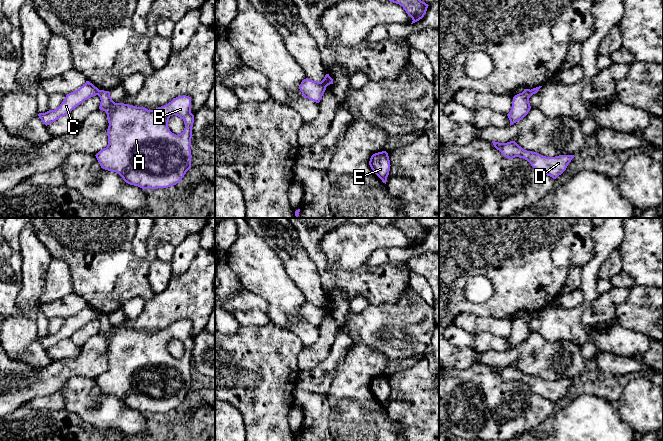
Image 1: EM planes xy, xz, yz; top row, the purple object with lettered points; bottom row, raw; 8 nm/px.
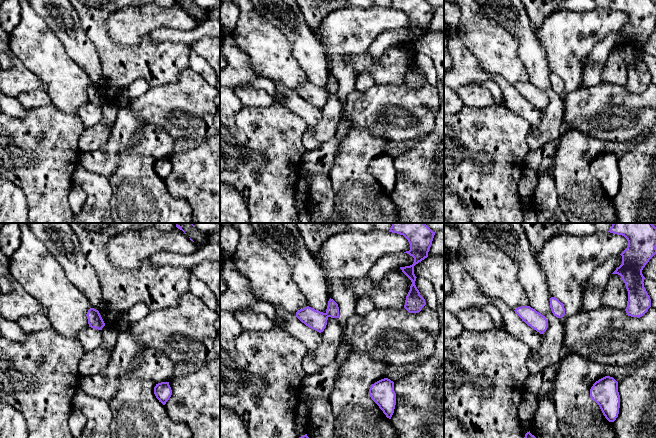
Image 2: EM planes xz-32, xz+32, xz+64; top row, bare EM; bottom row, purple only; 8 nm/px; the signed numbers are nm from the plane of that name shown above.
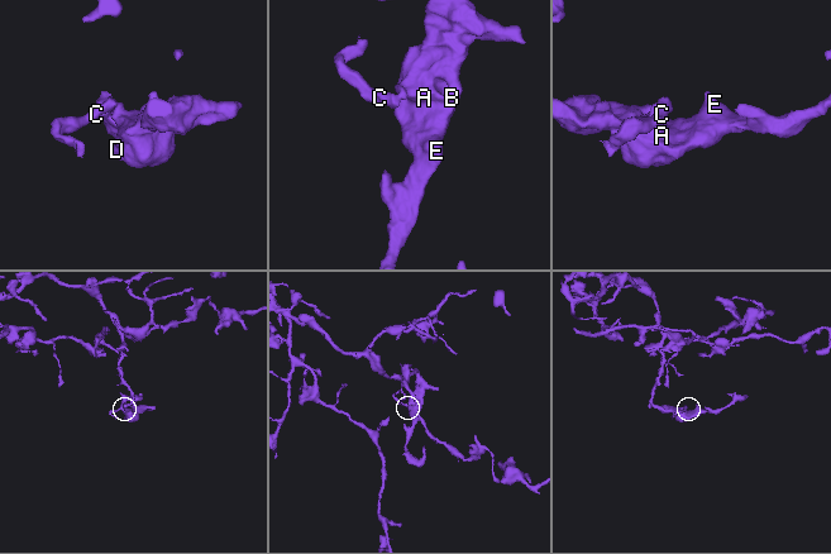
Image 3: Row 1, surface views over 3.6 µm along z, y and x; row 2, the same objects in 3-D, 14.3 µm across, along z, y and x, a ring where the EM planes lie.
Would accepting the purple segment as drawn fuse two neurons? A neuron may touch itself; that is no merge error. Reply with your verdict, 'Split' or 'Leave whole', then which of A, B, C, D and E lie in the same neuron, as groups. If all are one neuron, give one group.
Split. Groups: A B D E / C

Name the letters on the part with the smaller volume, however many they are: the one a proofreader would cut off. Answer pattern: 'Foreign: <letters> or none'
Foreign: C

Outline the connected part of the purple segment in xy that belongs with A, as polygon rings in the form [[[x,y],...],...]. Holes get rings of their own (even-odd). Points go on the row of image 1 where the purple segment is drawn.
[[[99,90],[98,96],[101,100],[99,109],[106,112],[109,123],[108,145],[95,155],[101,168],[118,173],[126,183],[138,186],[143,190],[168,188],[179,183],[191,168],[190,147],[194,123],[194,115],[191,113],[191,98],[186,95],[178,96],[164,106],[148,110],[145,107],[115,103],[109,91]],[[172,115],[180,117],[185,124],[183,132],[178,135],[172,133],[168,127],[169,118]]]

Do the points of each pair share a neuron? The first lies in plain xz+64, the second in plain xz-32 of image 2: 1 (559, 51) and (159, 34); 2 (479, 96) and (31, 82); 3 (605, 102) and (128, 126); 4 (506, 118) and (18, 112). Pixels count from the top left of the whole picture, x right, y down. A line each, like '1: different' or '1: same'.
1: different
2: different
3: different
4: different

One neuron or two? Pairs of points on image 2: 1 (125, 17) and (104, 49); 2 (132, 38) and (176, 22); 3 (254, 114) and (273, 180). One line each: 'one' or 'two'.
1: two
2: one
3: one

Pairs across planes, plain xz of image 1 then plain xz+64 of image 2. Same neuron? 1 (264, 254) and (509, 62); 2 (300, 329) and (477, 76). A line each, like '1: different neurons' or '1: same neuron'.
1: same neuron
2: same neuron

